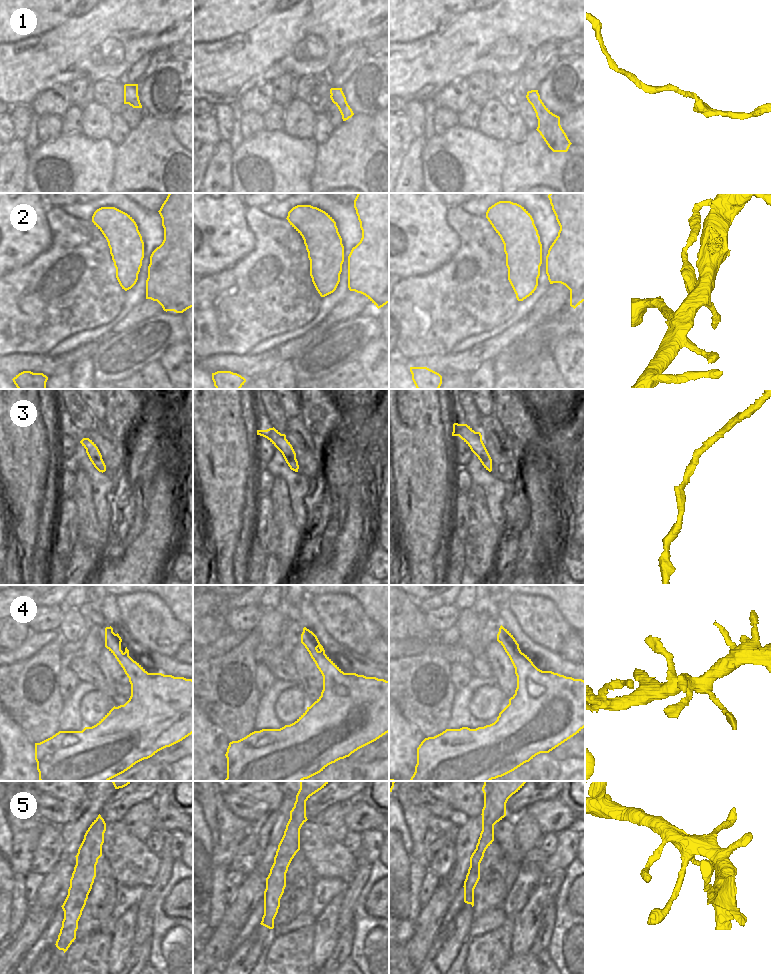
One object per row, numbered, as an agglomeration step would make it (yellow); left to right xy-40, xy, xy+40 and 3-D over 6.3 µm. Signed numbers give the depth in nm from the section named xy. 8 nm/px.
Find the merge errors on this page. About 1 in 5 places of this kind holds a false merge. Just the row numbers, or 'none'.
none

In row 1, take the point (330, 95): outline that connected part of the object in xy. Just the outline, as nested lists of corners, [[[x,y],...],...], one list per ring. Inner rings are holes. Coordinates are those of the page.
[[[331,88],[330,94],[330,98],[332,102],[338,107],[343,121],[351,118],[354,113],[346,101],[346,97],[342,91],[342,88]]]

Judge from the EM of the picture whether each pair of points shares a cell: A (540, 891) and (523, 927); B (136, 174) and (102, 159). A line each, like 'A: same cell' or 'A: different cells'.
A: same cell
B: different cells

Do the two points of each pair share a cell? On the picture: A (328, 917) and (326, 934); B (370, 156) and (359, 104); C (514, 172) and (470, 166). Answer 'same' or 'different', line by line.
A: same
B: different
C: different

